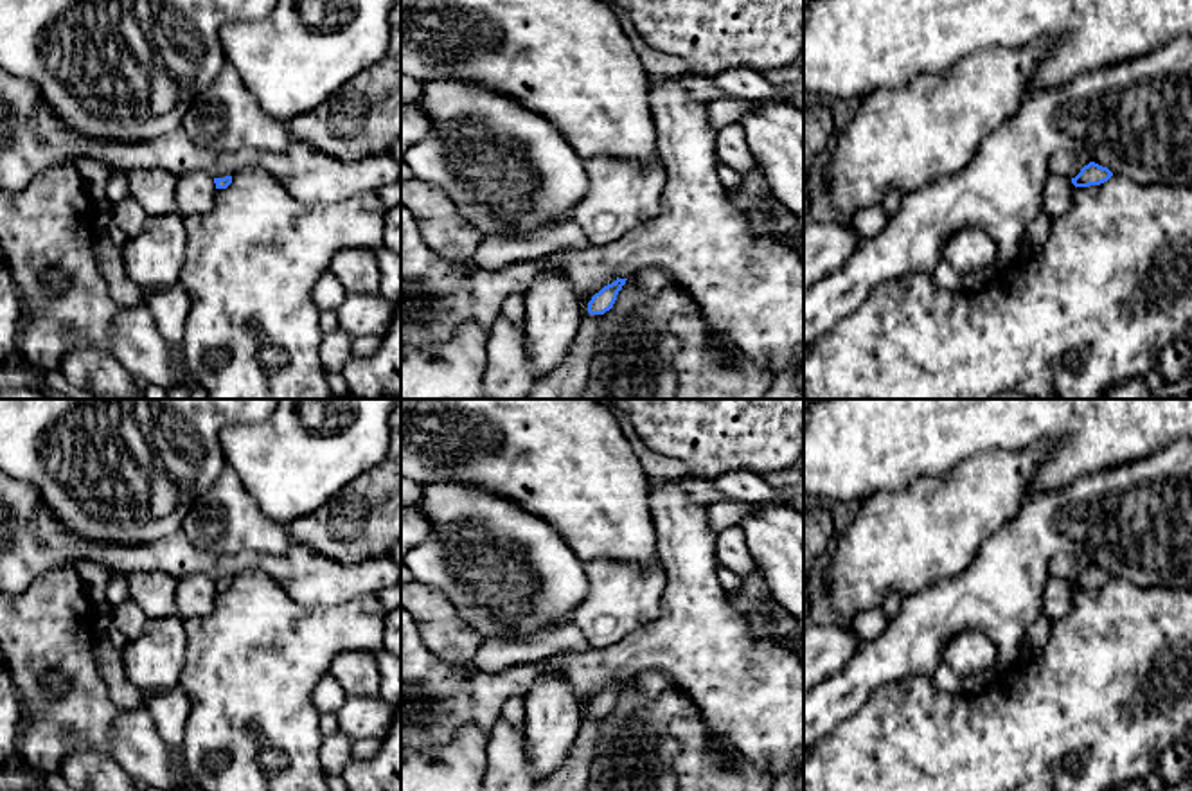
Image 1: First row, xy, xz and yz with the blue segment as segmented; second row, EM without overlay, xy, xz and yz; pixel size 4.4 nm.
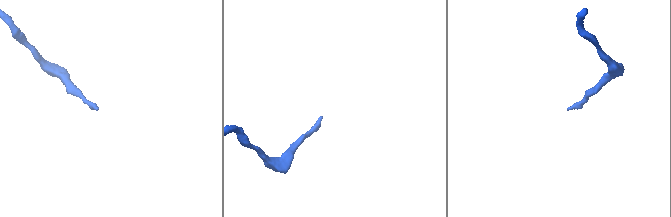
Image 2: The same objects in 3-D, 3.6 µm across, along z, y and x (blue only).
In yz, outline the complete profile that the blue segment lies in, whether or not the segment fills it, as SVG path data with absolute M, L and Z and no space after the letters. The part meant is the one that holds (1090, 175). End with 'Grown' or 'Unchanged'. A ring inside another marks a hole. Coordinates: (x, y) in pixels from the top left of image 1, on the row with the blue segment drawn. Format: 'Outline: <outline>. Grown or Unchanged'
Outline: M1090 162L1081 169L1081 173L1075 178L1072 178L1072 183L1075 187L1100 185L1107 182L1111 176L1113 173L1107 167Z. Unchanged

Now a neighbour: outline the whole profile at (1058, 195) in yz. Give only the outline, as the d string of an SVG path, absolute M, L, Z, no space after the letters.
M1048 174L1041 196L1041 210L1048 214L1052 221L1061 218L1070 210L1075 191L1077 187L1070 178Z

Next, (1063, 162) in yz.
M1059 149L1050 155L1046 162L1046 171L1052 176L1063 176L1063 178L1075 178L1084 165L1088 165L1090 160L1082 153Z

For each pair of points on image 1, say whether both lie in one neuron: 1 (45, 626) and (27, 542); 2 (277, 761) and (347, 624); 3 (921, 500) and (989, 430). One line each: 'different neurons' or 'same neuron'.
1: different neurons
2: same neuron
3: different neurons

